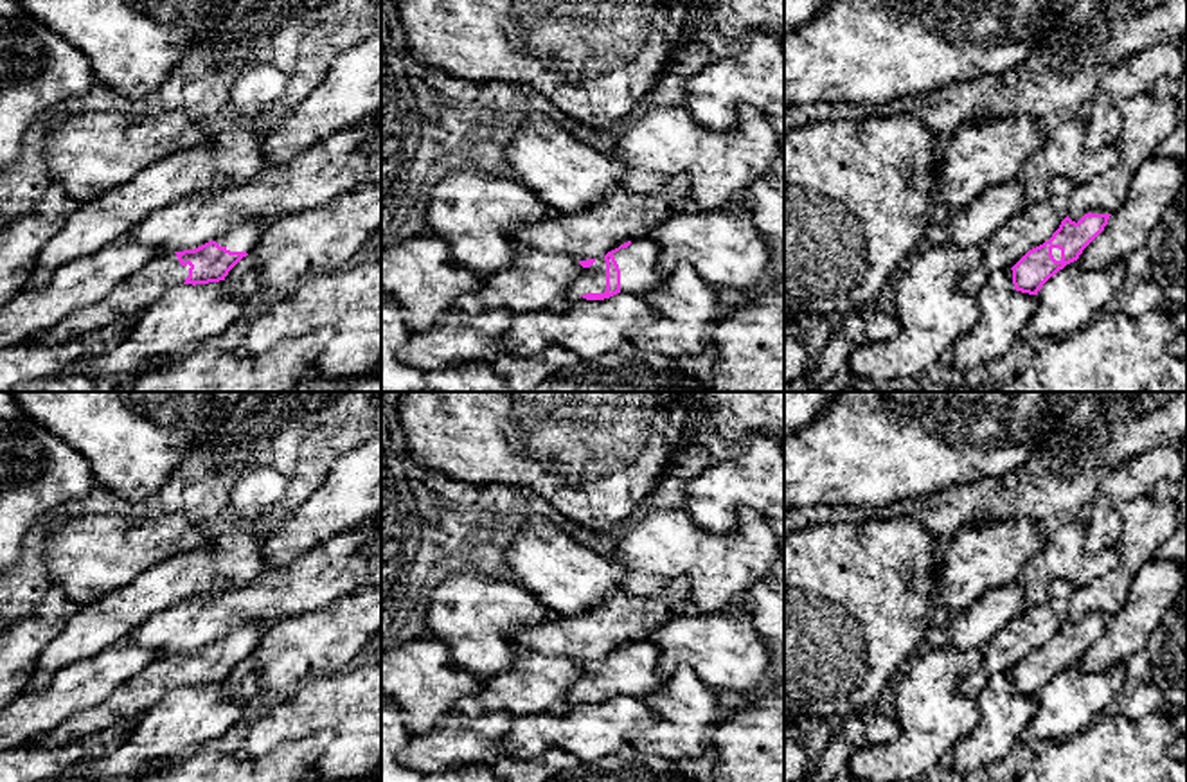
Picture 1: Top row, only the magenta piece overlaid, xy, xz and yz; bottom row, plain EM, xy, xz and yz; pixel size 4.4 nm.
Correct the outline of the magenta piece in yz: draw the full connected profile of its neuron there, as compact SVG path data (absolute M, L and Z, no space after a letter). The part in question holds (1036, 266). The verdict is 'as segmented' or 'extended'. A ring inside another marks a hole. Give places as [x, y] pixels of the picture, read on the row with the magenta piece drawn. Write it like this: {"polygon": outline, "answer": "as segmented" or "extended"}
{"polygon": "M1092 210L1077 219L1067 216L1049 241L1029 250L1011 268L1014 289L1038 295L1050 277L1079 259L1083 250L1104 230L1110 216L1106 210Z", "answer": "extended"}

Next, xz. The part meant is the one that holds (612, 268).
{"polygon": "M649 237L628 241L604 257L579 264L583 273L568 286L568 293L586 300L604 300L620 291L642 295L664 280L660 248Z", "answer": "extended"}

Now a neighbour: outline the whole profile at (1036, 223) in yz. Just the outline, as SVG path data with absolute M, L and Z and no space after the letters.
M1054 176L1047 196L1002 225L984 246L984 264L989 271L1013 268L1029 250L1043 244L1068 216L1070 198L1077 183L1067 176Z

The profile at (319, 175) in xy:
M379 117L356 128L340 129L288 164L261 171L246 182L219 180L210 196L189 196L160 209L129 228L126 235L147 244L155 255L194 250L241 223L264 221L270 225L279 218L324 207L354 187L381 185L381 149L361 149L376 135L378 120Z

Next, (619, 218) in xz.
M620 189L581 212L554 212L549 219L511 227L509 237L520 246L572 261L599 259L628 241L649 237L676 209L669 196L635 196Z

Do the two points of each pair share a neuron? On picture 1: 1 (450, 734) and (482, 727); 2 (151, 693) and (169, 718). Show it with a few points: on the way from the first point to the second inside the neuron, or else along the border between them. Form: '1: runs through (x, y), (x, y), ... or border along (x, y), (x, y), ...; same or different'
1: runs through (457, 734), (475, 734); same
2: border along (198, 685), (166, 693), (142, 714); different

